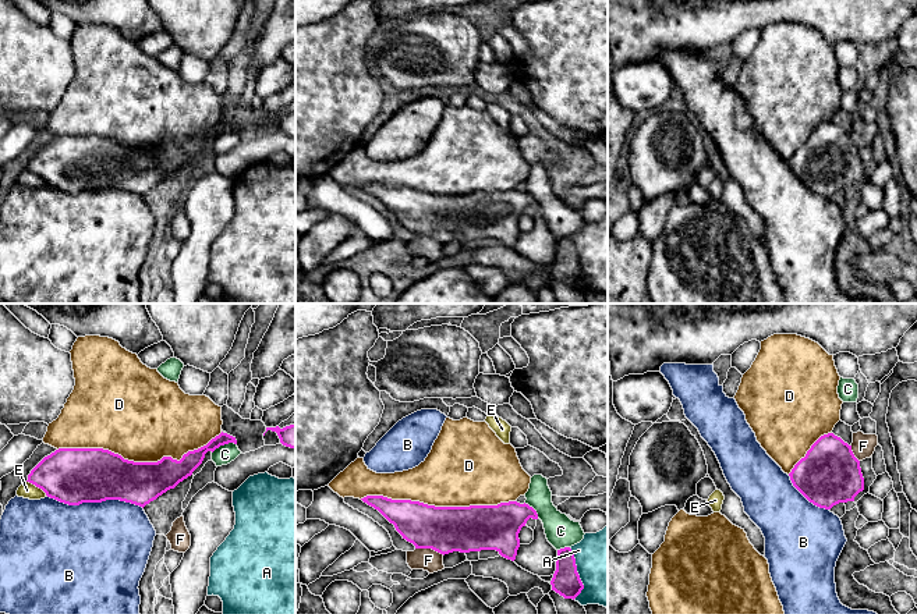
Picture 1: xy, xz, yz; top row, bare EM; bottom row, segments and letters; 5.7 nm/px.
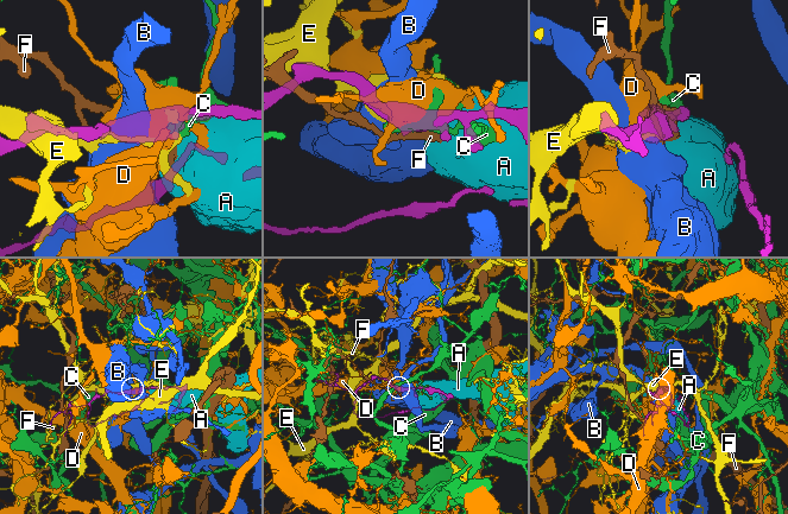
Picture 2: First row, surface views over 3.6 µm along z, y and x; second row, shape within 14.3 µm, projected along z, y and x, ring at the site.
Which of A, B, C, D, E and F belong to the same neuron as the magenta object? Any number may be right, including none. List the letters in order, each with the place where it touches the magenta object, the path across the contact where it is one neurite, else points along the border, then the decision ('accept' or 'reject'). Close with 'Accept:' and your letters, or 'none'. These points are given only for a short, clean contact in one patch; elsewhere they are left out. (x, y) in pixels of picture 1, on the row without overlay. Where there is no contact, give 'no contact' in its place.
A: contact xz (577, 262); reject
B: contact xy (95, 190); reject
C: contact xy (223, 132); reject
D: contact xy (140, 151); accept
E: contact xy (38, 174); reject
F: contact xz (429, 235); reject
Accept: D

